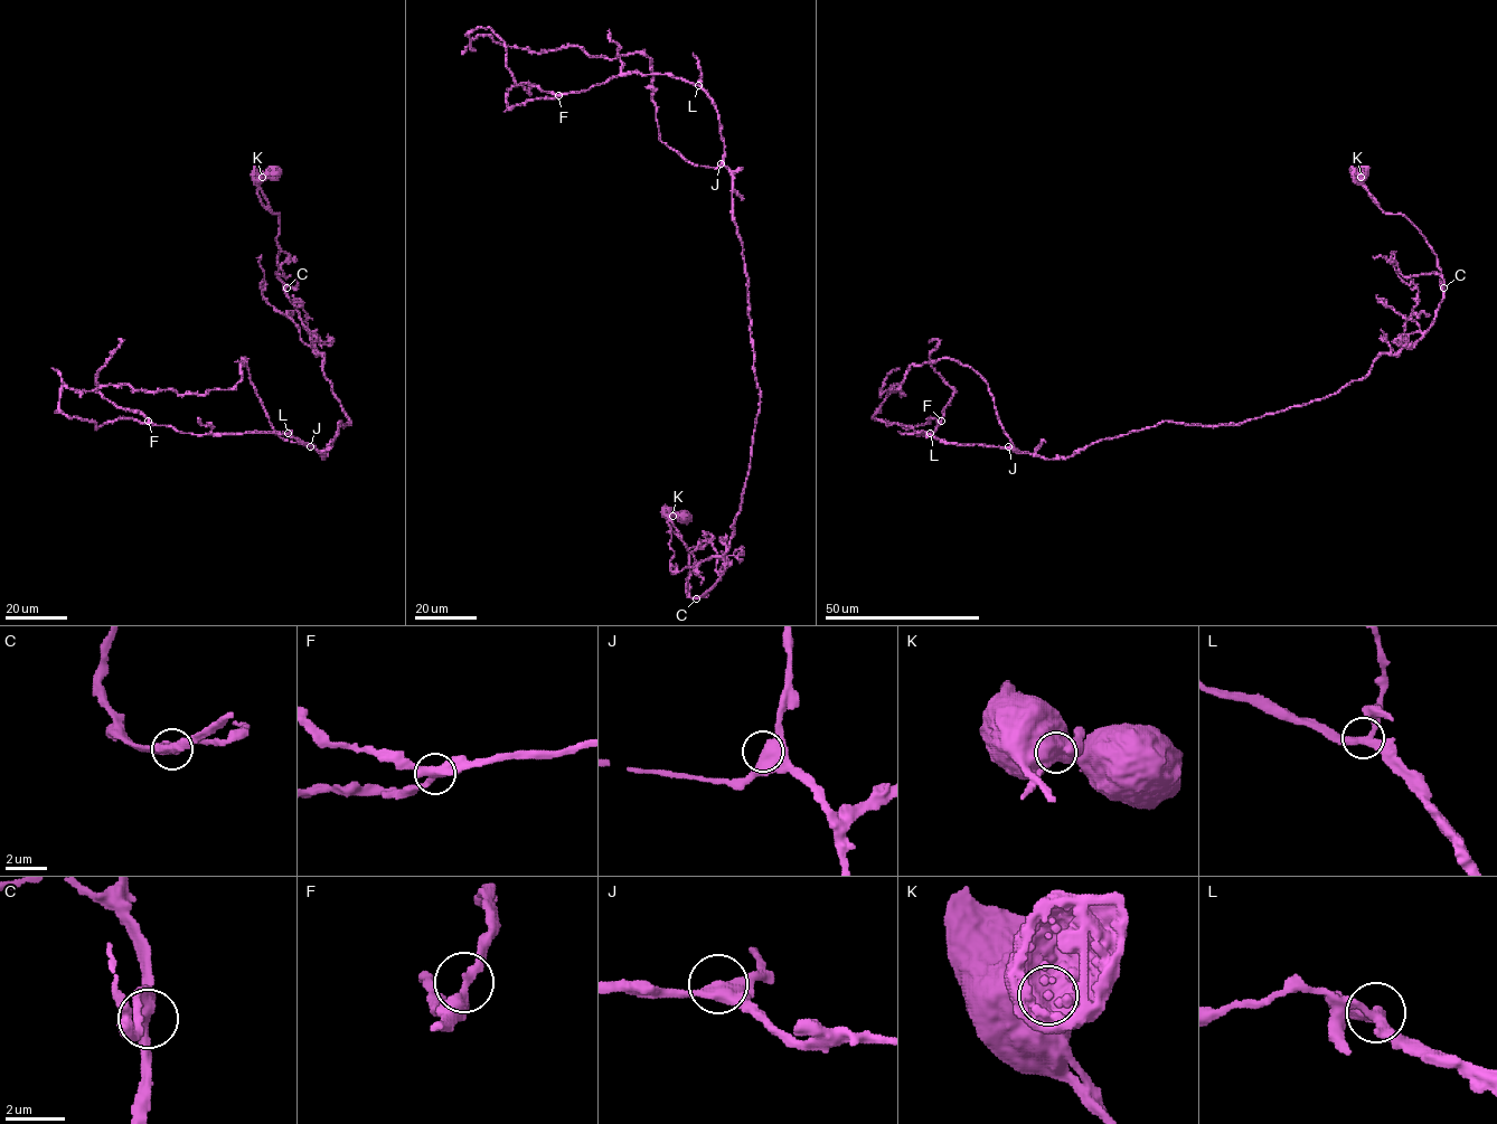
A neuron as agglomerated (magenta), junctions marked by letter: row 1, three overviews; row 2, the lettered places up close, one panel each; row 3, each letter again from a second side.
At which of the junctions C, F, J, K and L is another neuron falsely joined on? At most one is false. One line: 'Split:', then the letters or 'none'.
Split: K

